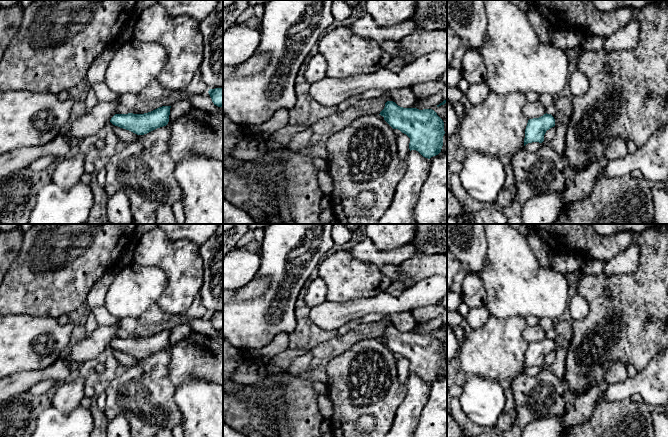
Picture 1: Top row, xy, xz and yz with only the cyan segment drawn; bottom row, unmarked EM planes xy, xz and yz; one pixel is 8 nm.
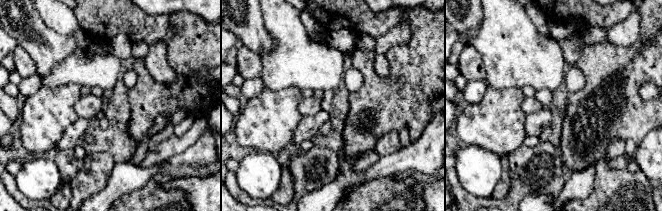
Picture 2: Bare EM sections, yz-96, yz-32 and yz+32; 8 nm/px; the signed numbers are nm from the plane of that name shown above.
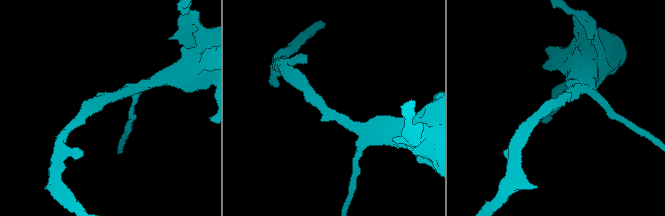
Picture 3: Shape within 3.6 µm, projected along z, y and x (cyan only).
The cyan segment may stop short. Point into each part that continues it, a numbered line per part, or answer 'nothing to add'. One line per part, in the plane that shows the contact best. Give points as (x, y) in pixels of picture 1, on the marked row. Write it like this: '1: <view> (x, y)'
nothing to add

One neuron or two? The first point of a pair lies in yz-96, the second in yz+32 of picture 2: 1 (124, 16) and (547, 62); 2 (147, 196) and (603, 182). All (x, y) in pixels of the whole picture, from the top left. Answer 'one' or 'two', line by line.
1: two
2: one

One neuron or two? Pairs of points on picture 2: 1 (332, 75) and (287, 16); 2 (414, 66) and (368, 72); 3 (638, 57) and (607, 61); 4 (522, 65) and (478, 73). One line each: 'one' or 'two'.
1: one
2: one
3: one
4: two

